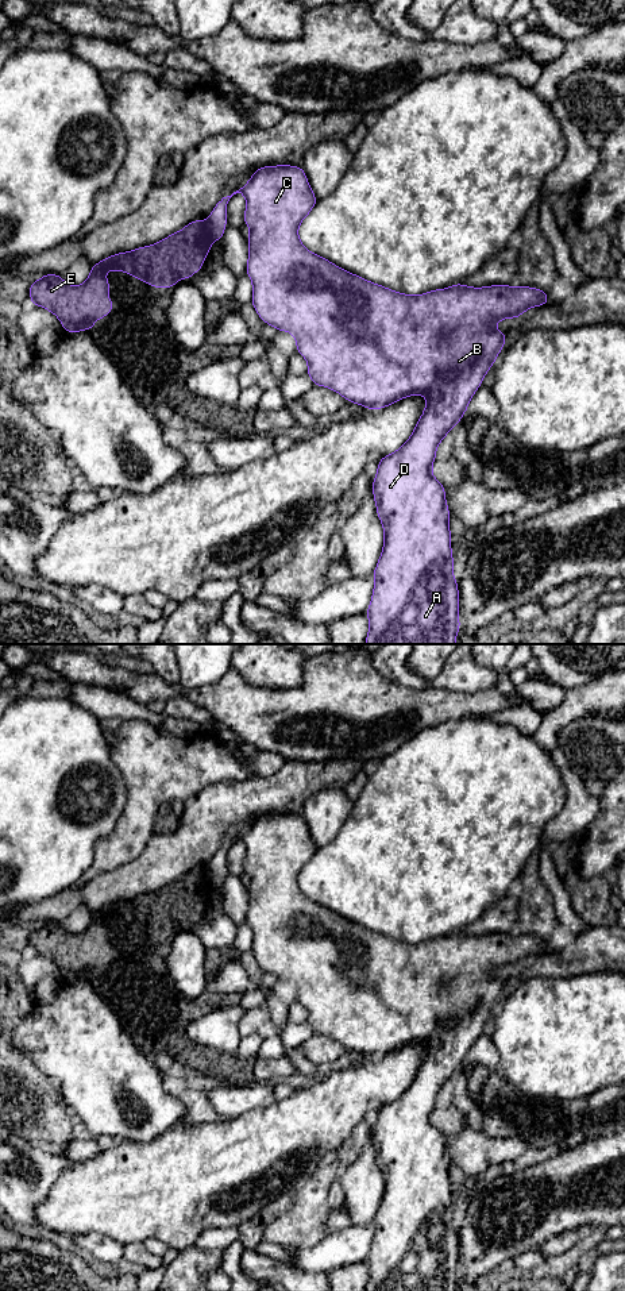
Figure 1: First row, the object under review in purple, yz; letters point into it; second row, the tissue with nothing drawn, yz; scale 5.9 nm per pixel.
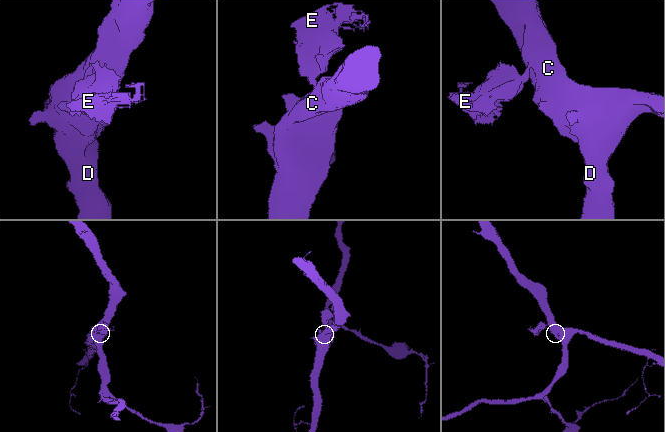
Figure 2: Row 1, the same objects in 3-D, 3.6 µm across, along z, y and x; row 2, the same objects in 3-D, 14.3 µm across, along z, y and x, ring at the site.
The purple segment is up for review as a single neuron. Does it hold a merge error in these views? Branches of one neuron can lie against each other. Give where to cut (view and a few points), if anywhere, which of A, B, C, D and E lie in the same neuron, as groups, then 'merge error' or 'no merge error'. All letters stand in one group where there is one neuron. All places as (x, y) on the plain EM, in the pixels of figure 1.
cut in yz along (204, 870), (212, 889); A B C D / E; merge error

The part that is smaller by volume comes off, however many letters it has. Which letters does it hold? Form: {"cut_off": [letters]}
{"cut_off": ["E"]}

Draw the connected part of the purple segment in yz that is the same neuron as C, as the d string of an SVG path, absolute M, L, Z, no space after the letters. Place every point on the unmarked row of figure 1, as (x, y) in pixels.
M301 814L259 816L244 835L223 845L205 870L212 890L223 887L228 864L227 852L236 841L242 841L247 849L243 870L250 875L246 921L254 936L251 952L262 971L294 983L297 999L308 1010L306 1022L313 1033L329 1036L348 1051L363 1053L366 1057L382 1057L414 1043L425 1044L425 1057L410 1086L401 1097L378 1110L373 1129L385 1191L373 1222L374 1240L366 1260L370 1275L366 1291L456 1291L456 1282L460 1277L459 1238L454 1226L450 1157L445 1151L445 1137L432 1122L432 1111L436 1109L440 1090L460 1070L474 1041L505 994L506 982L497 979L494 974L502 967L520 966L532 955L545 953L549 951L548 941L522 933L472 936L455 932L445 937L410 944L370 930L333 913L306 898L298 887L298 874L319 848Z

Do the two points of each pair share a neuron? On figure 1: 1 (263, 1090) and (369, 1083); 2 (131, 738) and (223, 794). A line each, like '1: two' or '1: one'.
1: two
2: two

